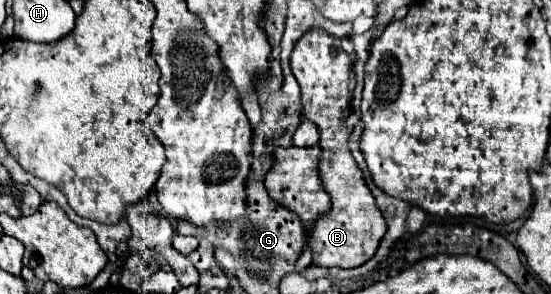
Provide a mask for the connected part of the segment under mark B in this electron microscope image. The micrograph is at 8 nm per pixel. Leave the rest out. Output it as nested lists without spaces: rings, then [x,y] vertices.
[[[308,30],[298,42],[290,56],[292,72],[300,84],[302,106],[308,120],[318,126],[320,132],[320,178],[326,192],[332,196],[332,208],[320,216],[314,224],[312,238],[308,240],[314,252],[314,264],[356,268],[370,260],[386,234],[386,220],[376,206],[372,192],[368,190],[366,178],[348,150],[346,118],[350,114],[350,64],[352,56],[338,48],[338,38],[322,34],[322,30]]]

